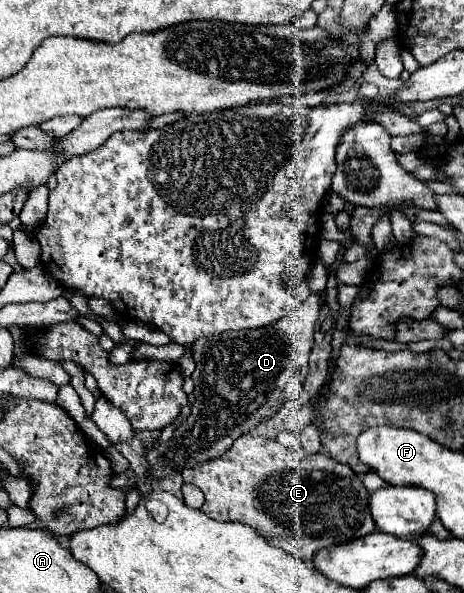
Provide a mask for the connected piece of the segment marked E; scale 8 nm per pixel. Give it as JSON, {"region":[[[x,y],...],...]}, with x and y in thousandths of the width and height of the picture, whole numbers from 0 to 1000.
{"region":[[[532,730],[532,734],[519,734],[519,740],[511,740],[511,744],[502,747],[502,754],[494,754],[494,761],[485,761],[476,771],[455,774],[455,777],[442,777],[442,781],[429,781],[425,788],[399,791],[399,794],[394,794],[394,811],[399,811],[399,815],[416,815],[416,818],[425,818],[425,821],[438,828],[442,848],[438,848],[433,862],[438,862],[442,868],[450,868],[450,872],[463,875],[463,879],[515,879],[515,882],[537,882],[541,889],[554,889],[558,902],[571,906],[584,919],[606,922],[610,929],[627,933],[631,939],[640,939],[640,943],[649,943],[649,946],[670,946],[675,936],[679,936],[688,926],[696,926],[696,922],[752,916],[752,912],[761,912],[761,909],[774,909],[774,906],[795,902],[795,899],[808,895],[804,872],[795,868],[795,828],[787,825],[782,811],[774,808],[774,801],[769,801],[752,784],[731,781],[731,777],[713,774],[713,771],[700,767],[700,764],[666,767],[666,764],[653,761],[653,757],[640,761],[640,757],[627,757],[627,754],[610,754],[610,750],[601,750],[593,740],[580,740],[580,737],[558,737],[558,734],[537,734],[537,730]]]}

